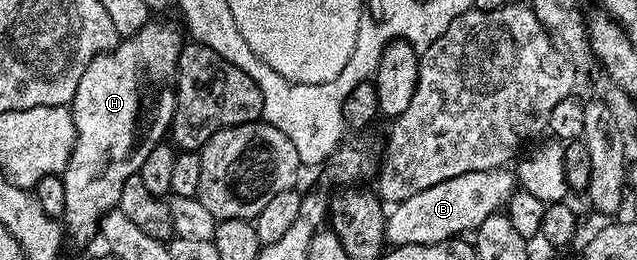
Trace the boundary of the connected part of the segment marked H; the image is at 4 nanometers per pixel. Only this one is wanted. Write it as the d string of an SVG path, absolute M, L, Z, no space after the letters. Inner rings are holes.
M148 22L137 34L120 39L118 46L112 52L102 52L100 56L93 58L93 62L89 62L85 74L81 74L81 82L77 82L77 94L72 98L69 105L71 117L75 123L75 148L71 152L67 169L61 174L63 185L65 186L65 210L63 211L61 220L65 225L66 235L70 239L72 236L79 244L85 243L91 235L96 235L99 232L99 221L103 219L106 212L118 209L122 186L125 184L125 180L130 175L138 173L139 167L145 162L145 158L149 158L149 154L158 144L164 143L166 136L163 135L166 134L167 128L169 132L169 129L172 127L175 119L175 89L179 79L179 56L183 52L185 43L184 33L180 32L171 24Z

